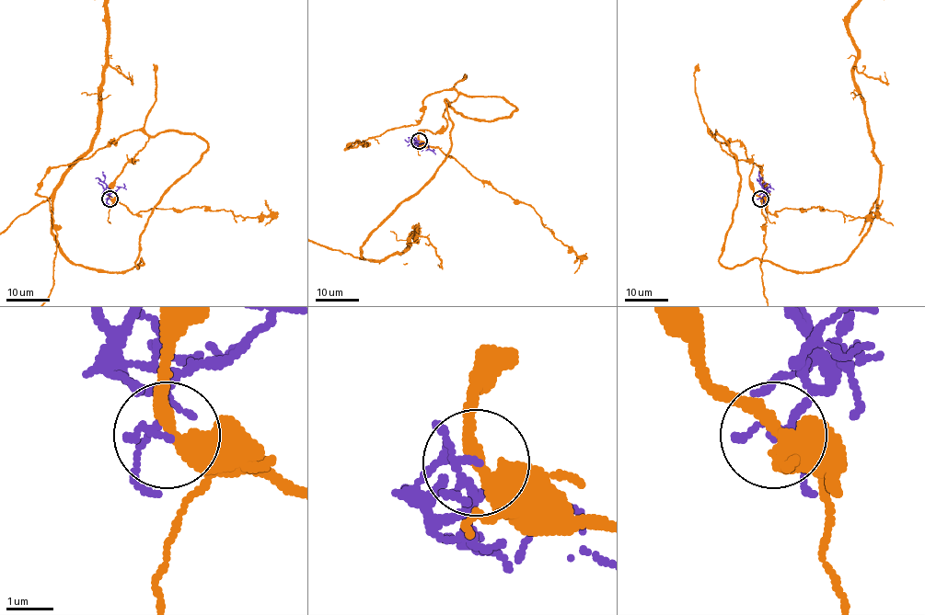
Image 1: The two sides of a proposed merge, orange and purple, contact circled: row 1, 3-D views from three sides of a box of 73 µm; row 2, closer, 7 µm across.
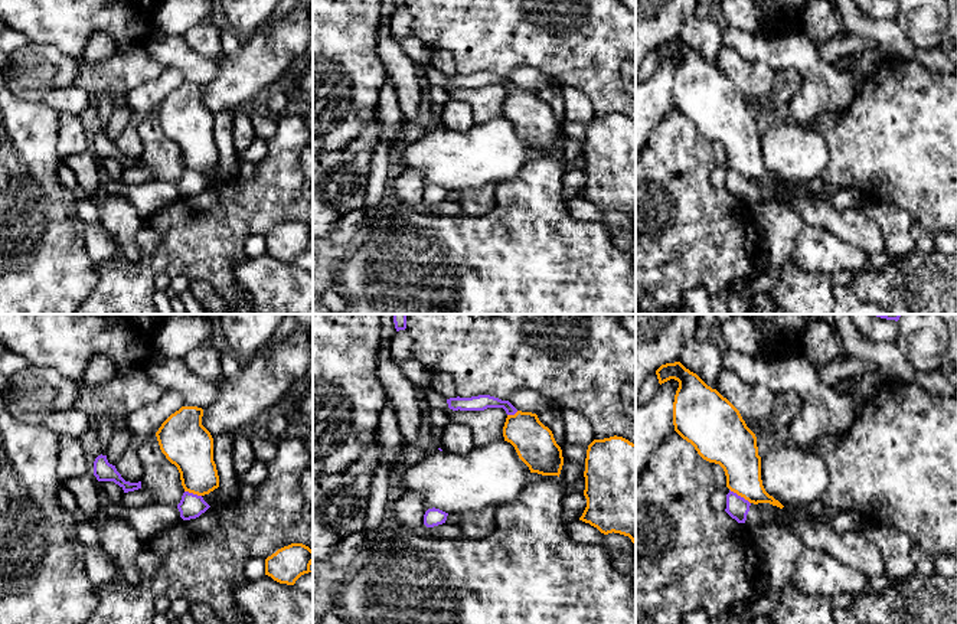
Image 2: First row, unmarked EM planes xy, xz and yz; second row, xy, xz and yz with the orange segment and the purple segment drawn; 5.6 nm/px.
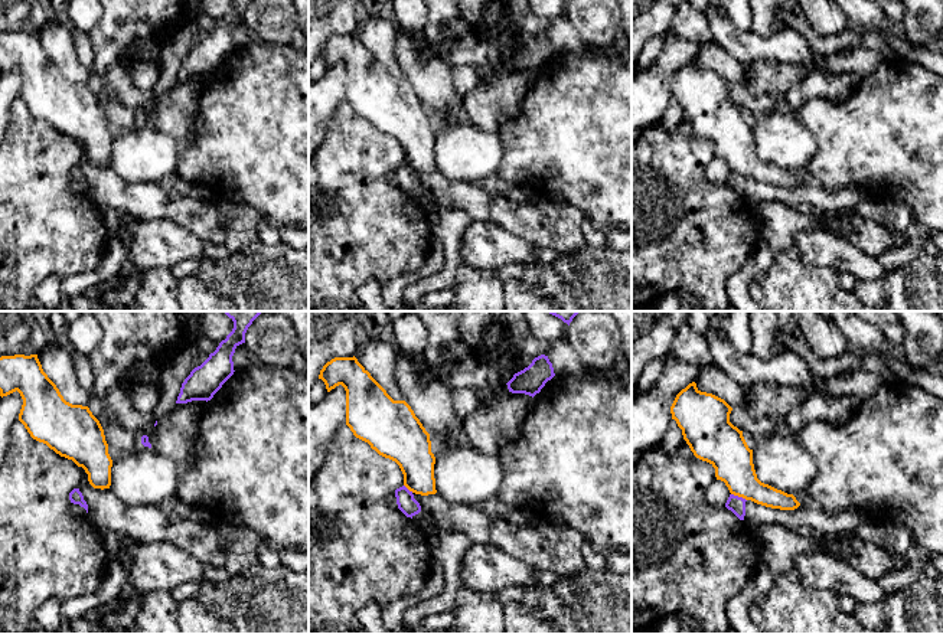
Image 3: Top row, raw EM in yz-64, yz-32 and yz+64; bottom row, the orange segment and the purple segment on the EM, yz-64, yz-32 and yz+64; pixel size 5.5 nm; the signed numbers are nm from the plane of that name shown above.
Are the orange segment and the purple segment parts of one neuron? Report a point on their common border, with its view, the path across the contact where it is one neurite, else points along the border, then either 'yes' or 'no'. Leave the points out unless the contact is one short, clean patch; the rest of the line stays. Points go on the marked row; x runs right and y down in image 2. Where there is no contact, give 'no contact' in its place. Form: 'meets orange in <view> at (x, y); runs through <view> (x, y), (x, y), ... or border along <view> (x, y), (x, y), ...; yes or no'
meets orange in yz at (740, 495); border along yz (730, 489), (750, 503); no

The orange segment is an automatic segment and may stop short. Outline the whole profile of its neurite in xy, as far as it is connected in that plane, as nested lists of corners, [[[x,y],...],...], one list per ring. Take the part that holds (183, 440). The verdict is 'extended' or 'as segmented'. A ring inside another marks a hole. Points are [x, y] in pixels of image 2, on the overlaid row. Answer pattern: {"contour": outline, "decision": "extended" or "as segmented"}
{"contour": [[[182,406],[156,432],[161,453],[180,473],[184,491],[197,496],[219,487],[213,438],[202,425],[202,416],[202,408]]], "decision": "as segmented"}

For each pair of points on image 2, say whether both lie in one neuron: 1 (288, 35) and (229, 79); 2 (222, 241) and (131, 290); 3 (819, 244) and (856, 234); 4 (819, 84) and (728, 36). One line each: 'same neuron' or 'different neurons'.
1: same neuron
2: same neuron
3: different neurons
4: same neuron

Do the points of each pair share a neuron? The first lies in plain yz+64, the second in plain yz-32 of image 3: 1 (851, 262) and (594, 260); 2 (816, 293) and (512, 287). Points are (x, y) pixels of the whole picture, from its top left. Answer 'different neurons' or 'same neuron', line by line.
1: different neurons
2: different neurons

